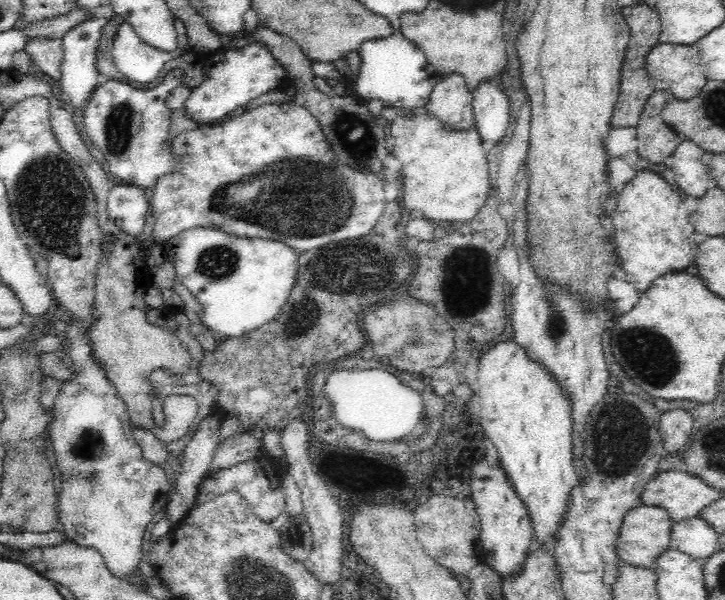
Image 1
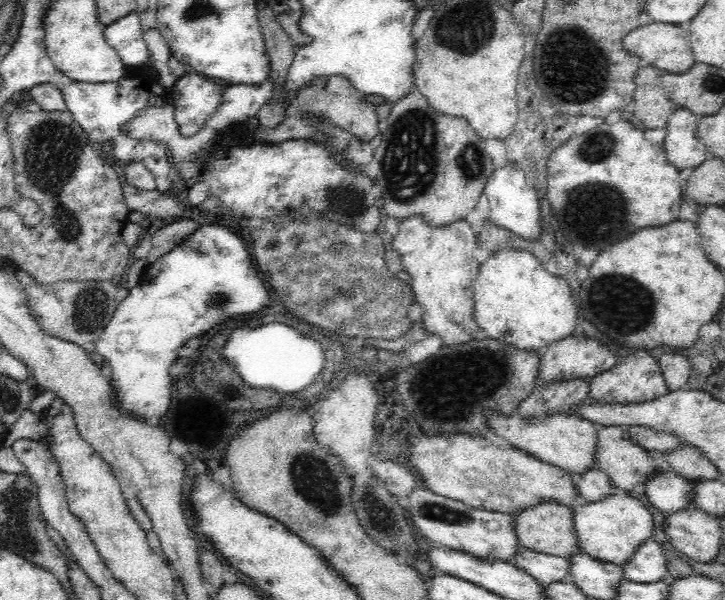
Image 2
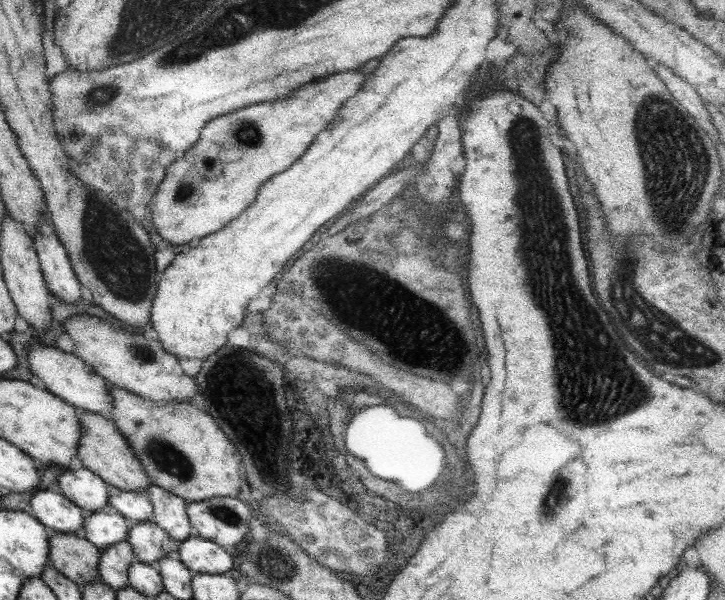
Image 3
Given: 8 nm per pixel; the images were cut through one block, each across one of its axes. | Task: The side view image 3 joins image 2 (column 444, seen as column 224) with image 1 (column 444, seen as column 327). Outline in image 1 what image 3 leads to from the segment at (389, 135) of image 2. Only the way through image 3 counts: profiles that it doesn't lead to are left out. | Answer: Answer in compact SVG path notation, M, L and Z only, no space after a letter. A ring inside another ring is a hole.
M451 72L431 88L429 102L424 106L434 117L440 119L446 129L463 130L472 128L474 111L470 106L473 96L463 76Z

